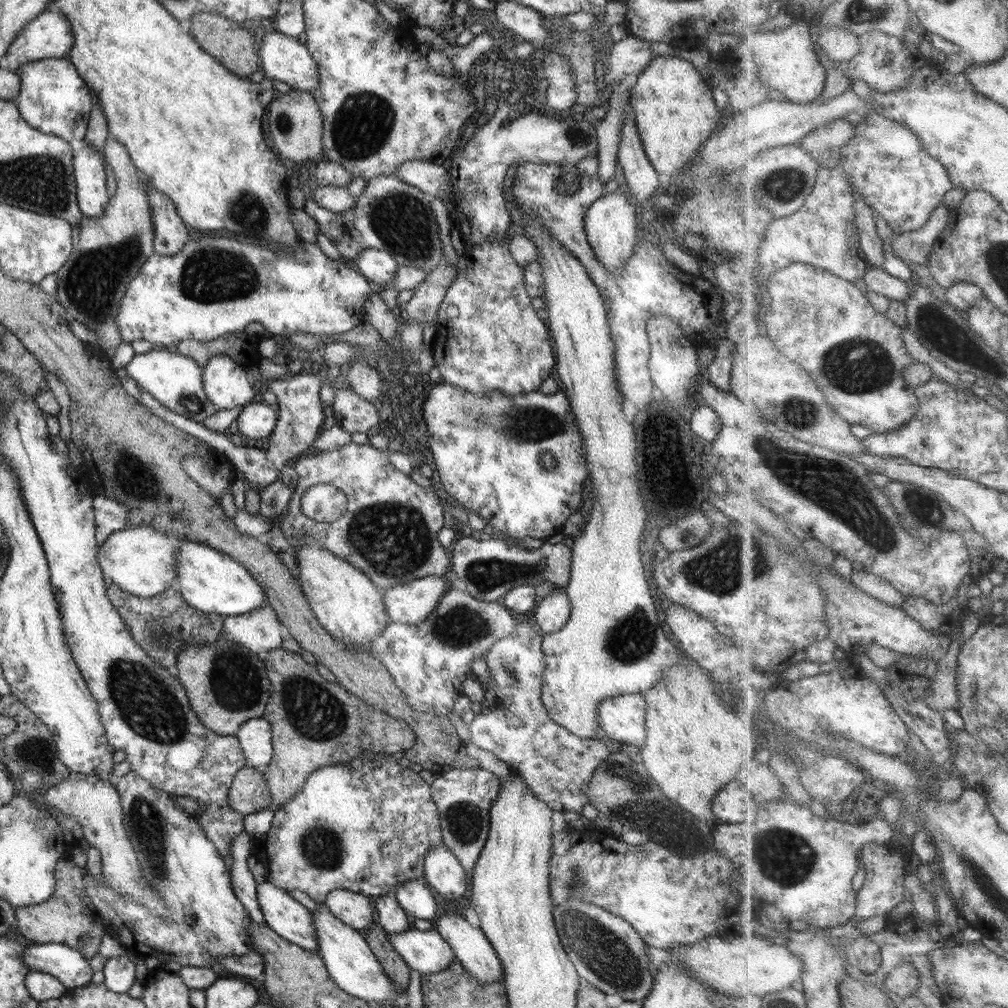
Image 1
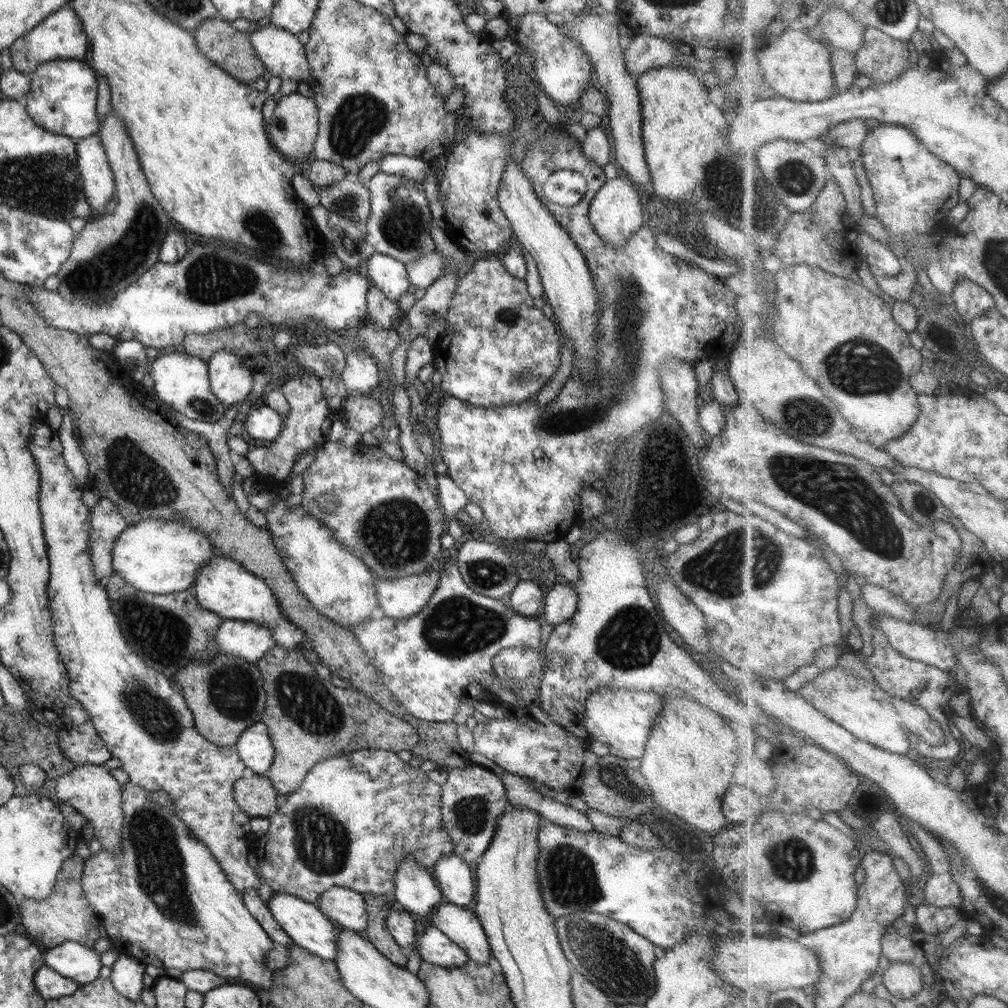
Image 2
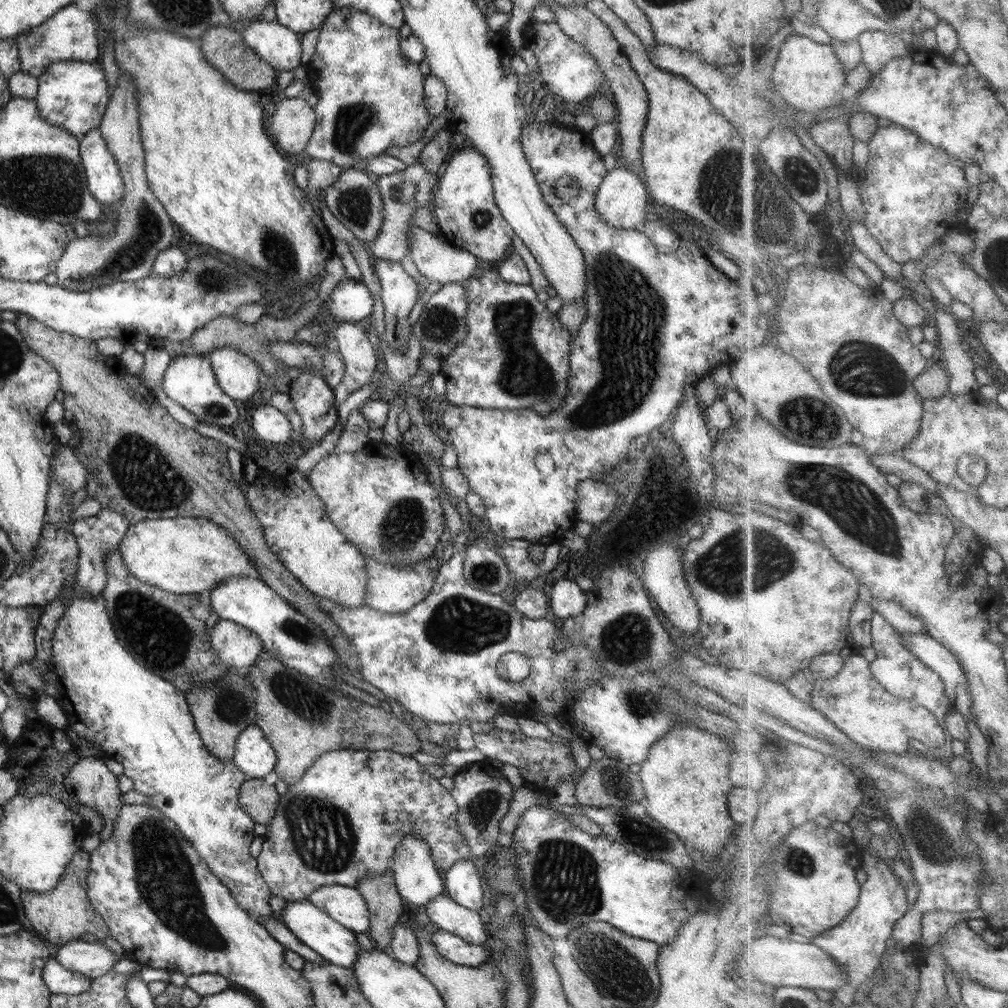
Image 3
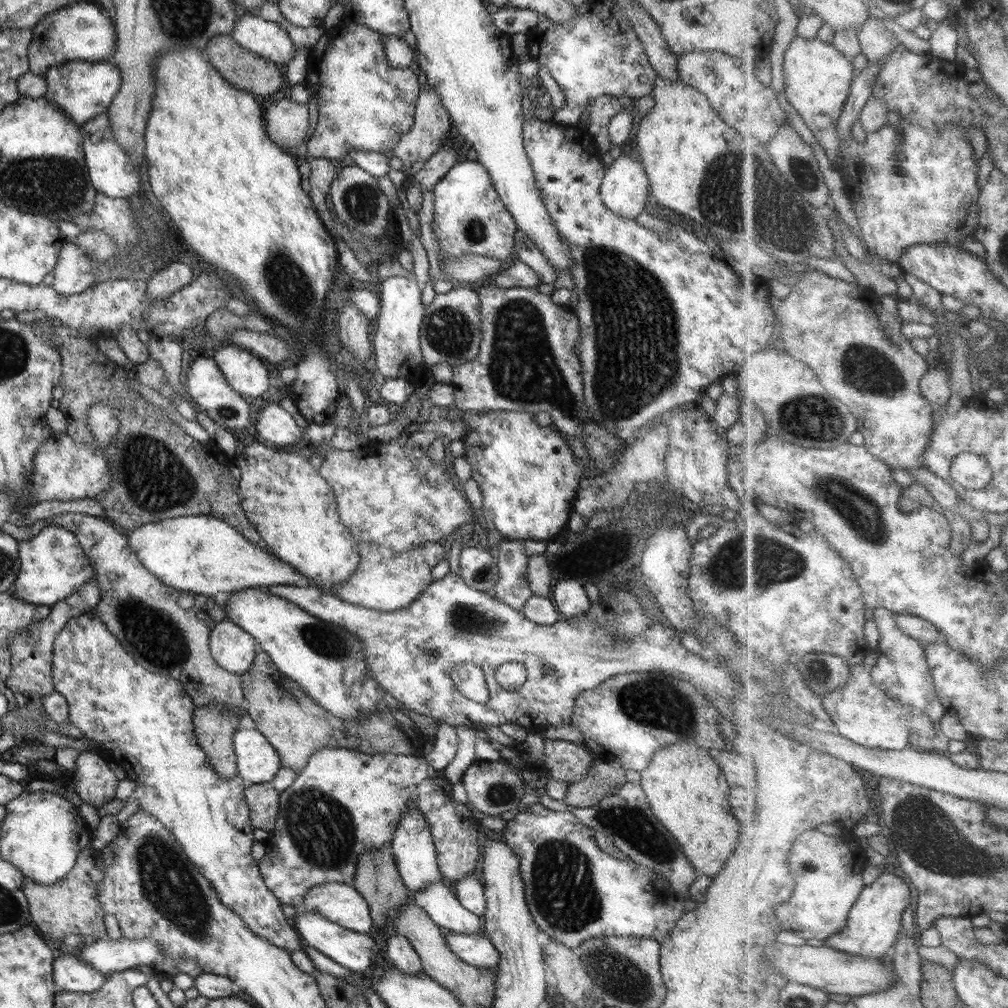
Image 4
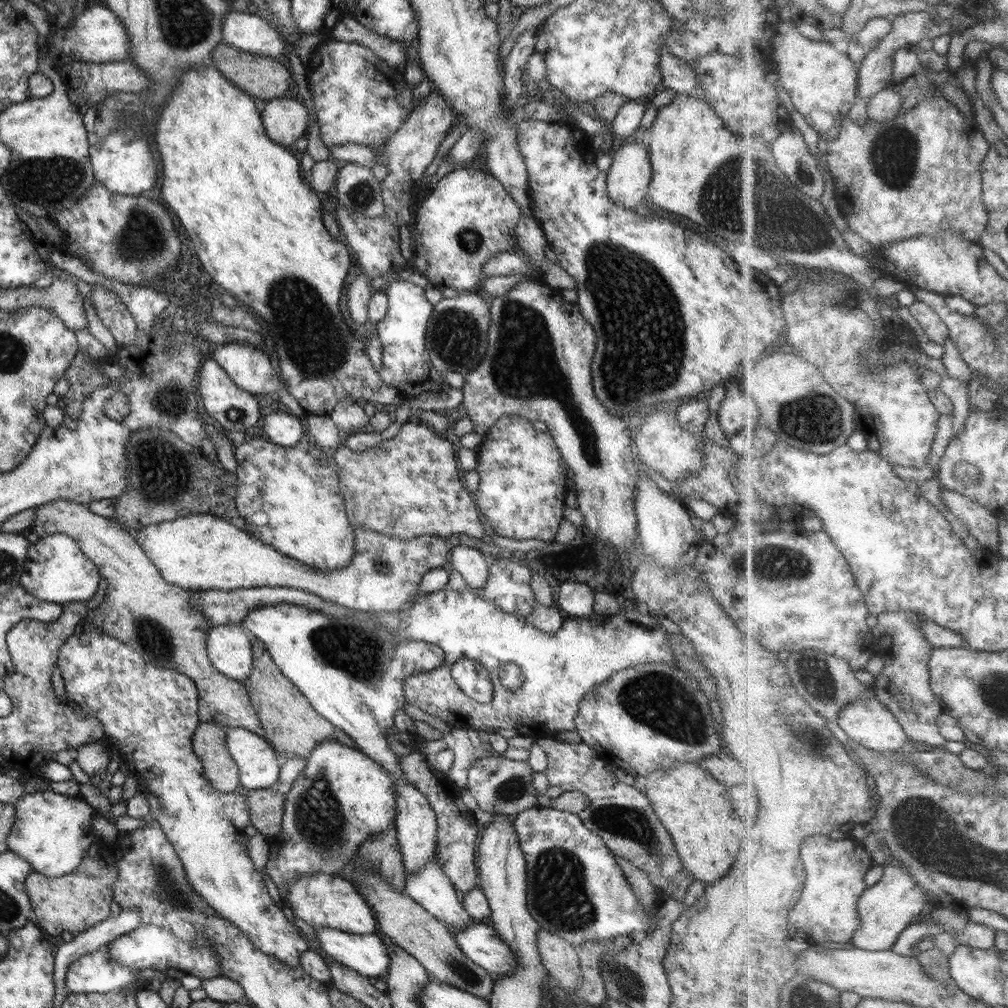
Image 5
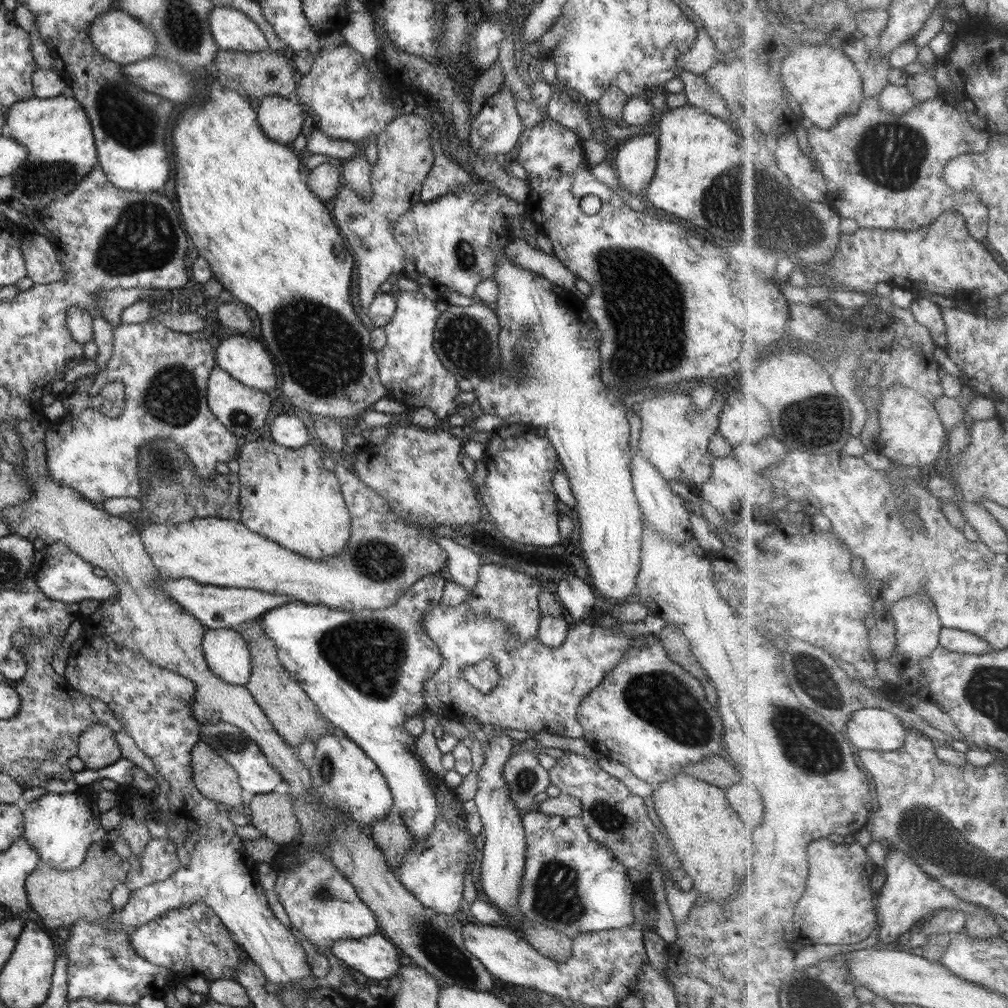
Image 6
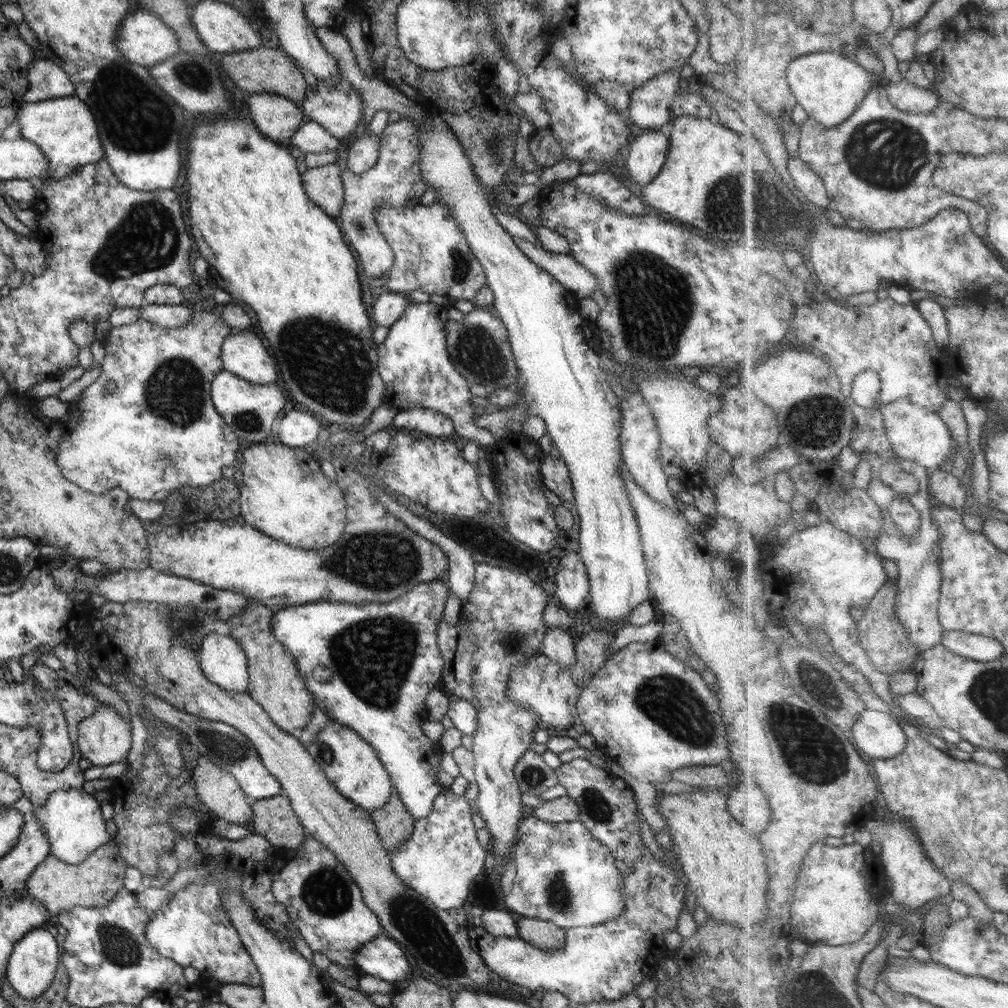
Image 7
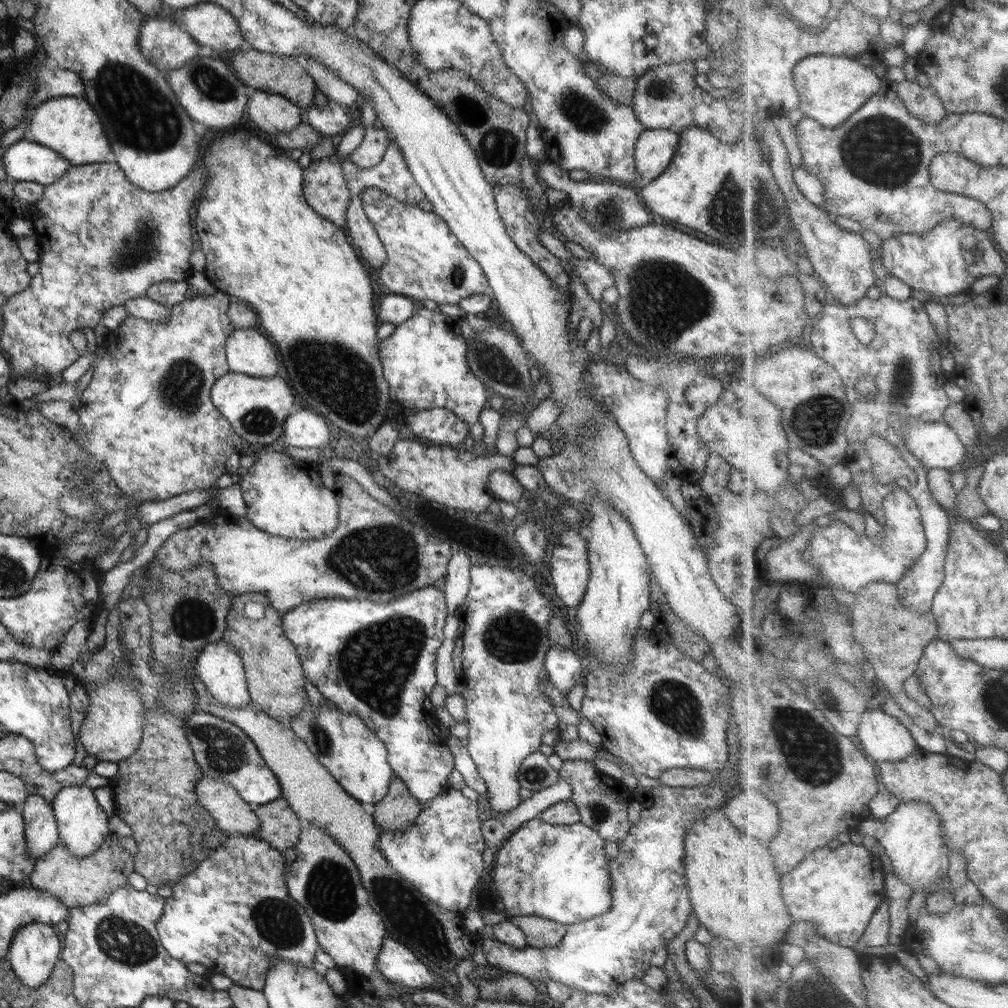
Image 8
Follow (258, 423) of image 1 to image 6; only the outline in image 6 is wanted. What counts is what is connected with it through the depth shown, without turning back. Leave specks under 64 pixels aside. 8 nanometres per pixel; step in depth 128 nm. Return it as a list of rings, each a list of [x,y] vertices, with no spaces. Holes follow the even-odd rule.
[[[278,412],[270,423],[270,438],[289,449],[304,446],[310,440],[308,426],[302,421],[299,412]]]

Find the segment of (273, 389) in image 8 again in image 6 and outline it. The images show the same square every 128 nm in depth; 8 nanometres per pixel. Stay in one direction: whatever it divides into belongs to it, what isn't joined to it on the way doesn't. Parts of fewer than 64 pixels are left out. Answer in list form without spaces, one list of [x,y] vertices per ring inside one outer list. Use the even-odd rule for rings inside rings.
[[[218,366],[212,369],[207,380],[207,402],[210,412],[237,437],[246,436],[264,426],[272,406],[272,400],[266,392],[244,386]]]

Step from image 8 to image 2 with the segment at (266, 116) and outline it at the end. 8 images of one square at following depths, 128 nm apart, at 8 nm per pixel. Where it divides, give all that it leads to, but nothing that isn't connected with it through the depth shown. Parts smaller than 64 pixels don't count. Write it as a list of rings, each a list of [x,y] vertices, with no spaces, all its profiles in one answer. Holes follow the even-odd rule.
[[[299,92],[277,96],[274,118],[268,123],[267,135],[278,152],[287,158],[296,158],[303,154],[312,155],[314,141],[319,129],[318,107],[315,100]]]

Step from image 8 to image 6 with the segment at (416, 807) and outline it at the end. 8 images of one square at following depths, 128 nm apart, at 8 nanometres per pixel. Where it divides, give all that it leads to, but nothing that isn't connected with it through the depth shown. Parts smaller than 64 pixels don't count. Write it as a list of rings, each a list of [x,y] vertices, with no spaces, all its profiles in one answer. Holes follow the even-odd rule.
[[[392,809],[386,817],[374,822],[371,829],[373,841],[384,853],[388,866],[397,873],[403,858],[413,846],[413,836],[404,825],[404,819]]]

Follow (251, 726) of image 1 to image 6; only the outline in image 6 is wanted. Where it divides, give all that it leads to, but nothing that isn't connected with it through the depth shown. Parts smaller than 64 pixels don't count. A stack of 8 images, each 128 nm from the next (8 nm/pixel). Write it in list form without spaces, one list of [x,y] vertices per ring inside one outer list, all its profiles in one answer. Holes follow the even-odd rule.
[[[228,722],[199,724],[199,731],[199,740],[210,744],[212,750],[216,750],[216,754],[220,754],[220,758],[224,758],[228,764],[232,765],[238,774],[240,787],[246,796],[274,793],[276,786],[283,781],[280,774],[274,770],[274,766],[268,762],[268,758],[262,754],[260,746],[257,746],[256,742],[237,726]]]

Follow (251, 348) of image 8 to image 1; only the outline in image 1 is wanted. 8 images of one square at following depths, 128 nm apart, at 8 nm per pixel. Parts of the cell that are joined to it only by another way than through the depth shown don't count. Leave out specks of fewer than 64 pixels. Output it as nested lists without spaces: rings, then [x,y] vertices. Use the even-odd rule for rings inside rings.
[[[224,354],[210,358],[202,378],[206,397],[218,411],[244,407],[257,395],[245,366]]]

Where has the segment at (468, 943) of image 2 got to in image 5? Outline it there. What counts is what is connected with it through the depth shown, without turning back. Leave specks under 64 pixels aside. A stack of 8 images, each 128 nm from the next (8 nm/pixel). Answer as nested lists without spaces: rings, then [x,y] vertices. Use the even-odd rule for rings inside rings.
[[[435,852],[426,866],[417,872],[407,873],[403,893],[440,922],[455,930],[466,929],[472,924],[471,916],[463,907],[456,890],[437,863]]]

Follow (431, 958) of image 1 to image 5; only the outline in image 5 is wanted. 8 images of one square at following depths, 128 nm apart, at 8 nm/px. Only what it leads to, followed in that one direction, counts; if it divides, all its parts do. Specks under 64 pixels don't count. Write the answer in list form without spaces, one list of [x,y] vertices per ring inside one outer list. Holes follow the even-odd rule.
[[[487,921],[474,922],[466,929],[455,930],[456,944],[478,966],[489,973],[506,976],[517,969],[517,958],[489,926]]]

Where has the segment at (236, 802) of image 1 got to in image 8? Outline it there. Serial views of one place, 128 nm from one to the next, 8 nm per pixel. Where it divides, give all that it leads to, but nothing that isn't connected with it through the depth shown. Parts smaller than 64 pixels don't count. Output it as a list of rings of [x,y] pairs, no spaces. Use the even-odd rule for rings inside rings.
[[[283,796],[269,803],[254,807],[255,814],[260,820],[257,836],[265,840],[272,848],[287,853],[296,846],[304,825],[290,809]]]

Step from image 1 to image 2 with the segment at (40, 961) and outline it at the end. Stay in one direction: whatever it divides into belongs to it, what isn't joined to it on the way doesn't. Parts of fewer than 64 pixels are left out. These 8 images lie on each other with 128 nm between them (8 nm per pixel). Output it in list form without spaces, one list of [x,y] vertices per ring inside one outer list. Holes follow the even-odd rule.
[[[72,941],[48,947],[48,950],[42,953],[42,960],[44,966],[80,985],[98,979],[100,968],[103,966],[100,953],[94,948]]]

